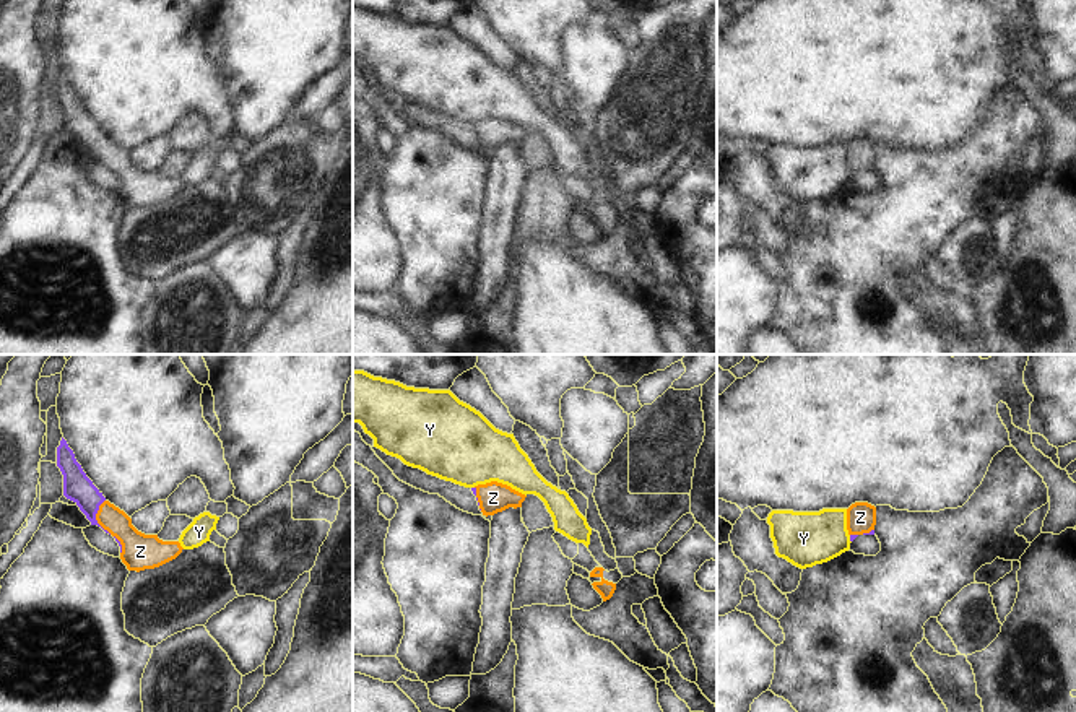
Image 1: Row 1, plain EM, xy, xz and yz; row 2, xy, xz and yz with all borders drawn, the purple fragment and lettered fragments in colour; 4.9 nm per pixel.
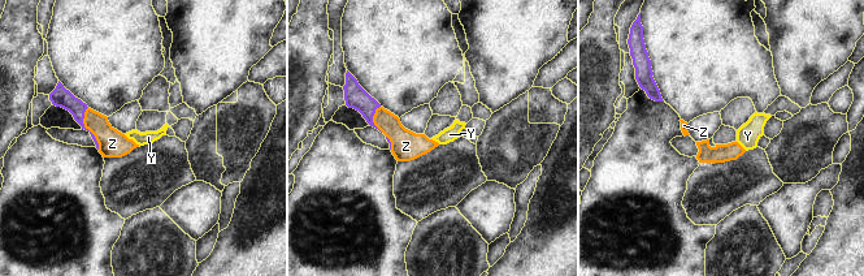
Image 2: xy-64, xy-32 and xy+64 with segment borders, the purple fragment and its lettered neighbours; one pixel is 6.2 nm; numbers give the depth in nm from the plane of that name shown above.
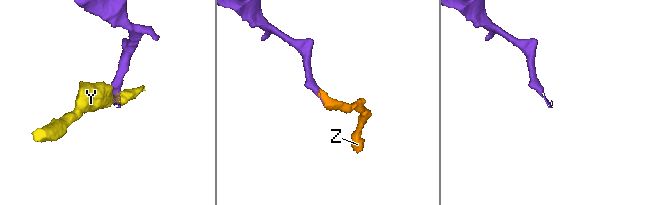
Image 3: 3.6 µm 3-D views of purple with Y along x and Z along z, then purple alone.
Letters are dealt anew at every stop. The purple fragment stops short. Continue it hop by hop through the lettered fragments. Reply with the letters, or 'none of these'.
Z

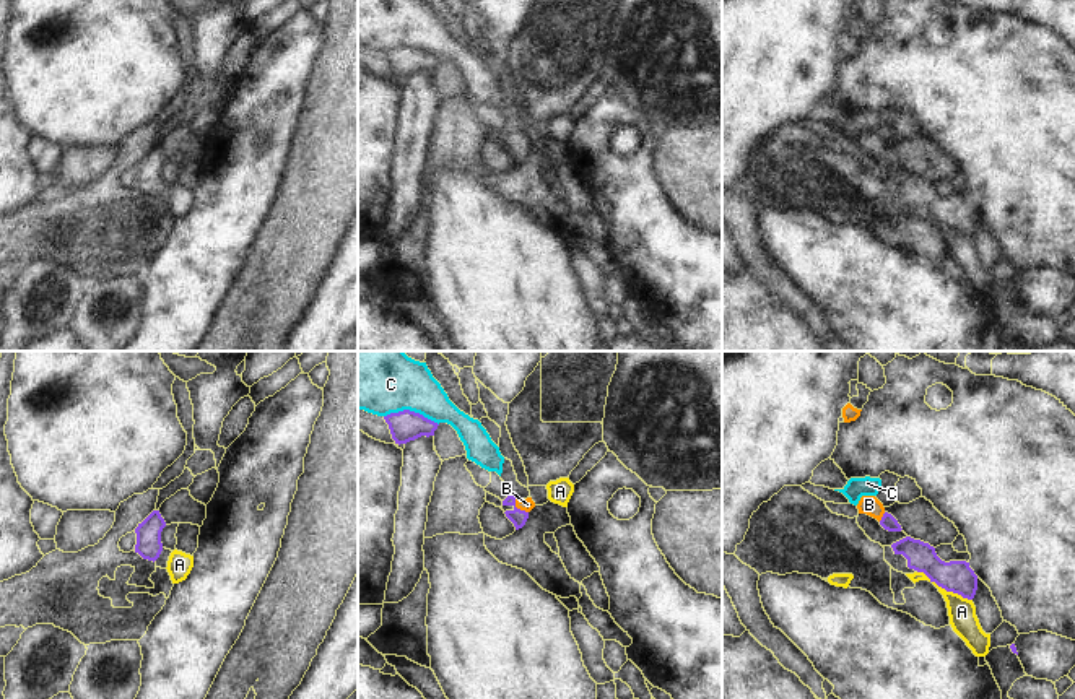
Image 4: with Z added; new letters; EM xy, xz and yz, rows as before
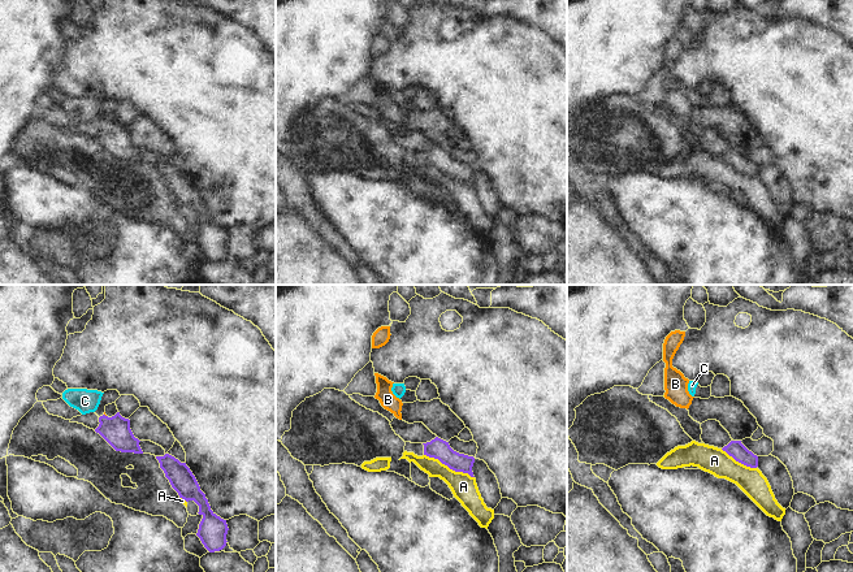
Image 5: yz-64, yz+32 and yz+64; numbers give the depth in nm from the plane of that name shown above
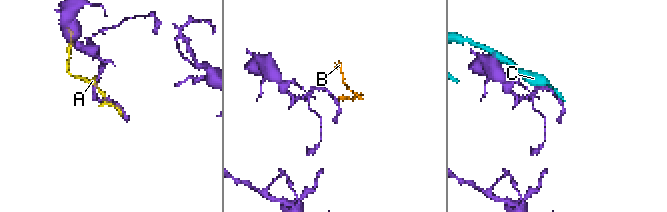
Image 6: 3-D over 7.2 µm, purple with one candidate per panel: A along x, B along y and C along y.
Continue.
B

